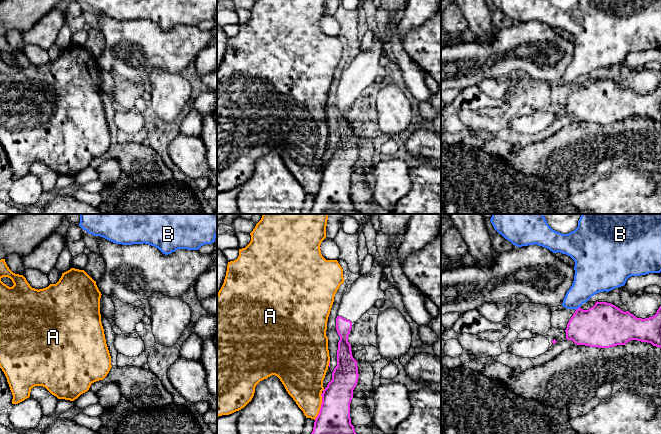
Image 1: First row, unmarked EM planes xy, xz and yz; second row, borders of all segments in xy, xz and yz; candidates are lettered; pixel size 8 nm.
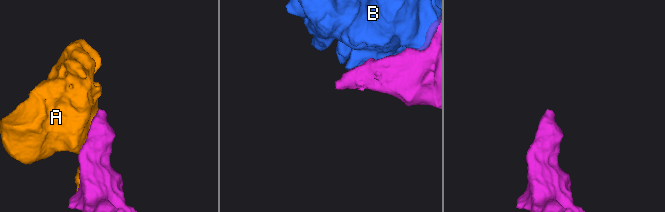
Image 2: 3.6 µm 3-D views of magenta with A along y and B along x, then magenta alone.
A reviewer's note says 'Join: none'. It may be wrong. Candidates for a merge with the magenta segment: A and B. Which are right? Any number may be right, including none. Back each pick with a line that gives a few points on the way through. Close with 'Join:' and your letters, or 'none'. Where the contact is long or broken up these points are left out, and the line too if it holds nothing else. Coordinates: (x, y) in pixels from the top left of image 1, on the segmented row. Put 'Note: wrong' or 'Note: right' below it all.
Join: none
Note: right

